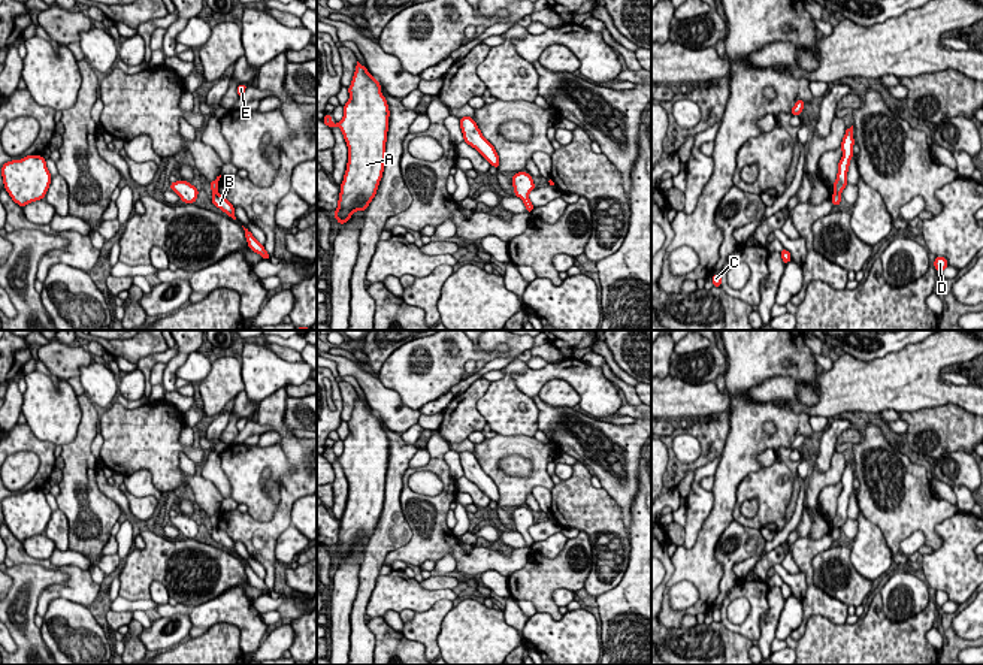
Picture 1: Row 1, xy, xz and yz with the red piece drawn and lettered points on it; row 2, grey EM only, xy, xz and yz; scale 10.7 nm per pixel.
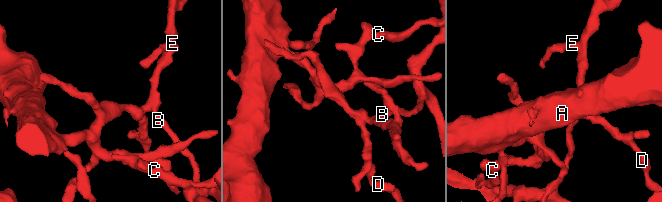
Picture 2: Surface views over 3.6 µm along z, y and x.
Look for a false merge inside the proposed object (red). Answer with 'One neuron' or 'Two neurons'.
Two neurons

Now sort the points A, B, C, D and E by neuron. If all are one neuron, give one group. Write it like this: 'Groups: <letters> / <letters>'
Groups: A C D E / B

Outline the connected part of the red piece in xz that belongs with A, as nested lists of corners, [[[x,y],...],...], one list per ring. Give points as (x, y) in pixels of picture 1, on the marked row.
[[[359,61],[348,93],[342,120],[333,124],[330,114],[323,118],[327,127],[341,129],[348,146],[347,170],[333,212],[341,226],[356,211],[366,211],[376,194],[384,172],[390,117],[379,82]]]

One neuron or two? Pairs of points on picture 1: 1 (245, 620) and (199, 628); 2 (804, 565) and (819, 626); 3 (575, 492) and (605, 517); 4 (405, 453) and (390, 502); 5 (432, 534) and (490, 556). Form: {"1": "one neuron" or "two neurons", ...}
{"1": "one neuron", "2": "two neurons", "3": "one neuron", "4": "one neuron", "5": "one neuron"}

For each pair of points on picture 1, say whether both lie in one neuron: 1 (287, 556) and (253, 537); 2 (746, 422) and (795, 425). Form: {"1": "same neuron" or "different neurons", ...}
{"1": "different neurons", "2": "same neuron"}

